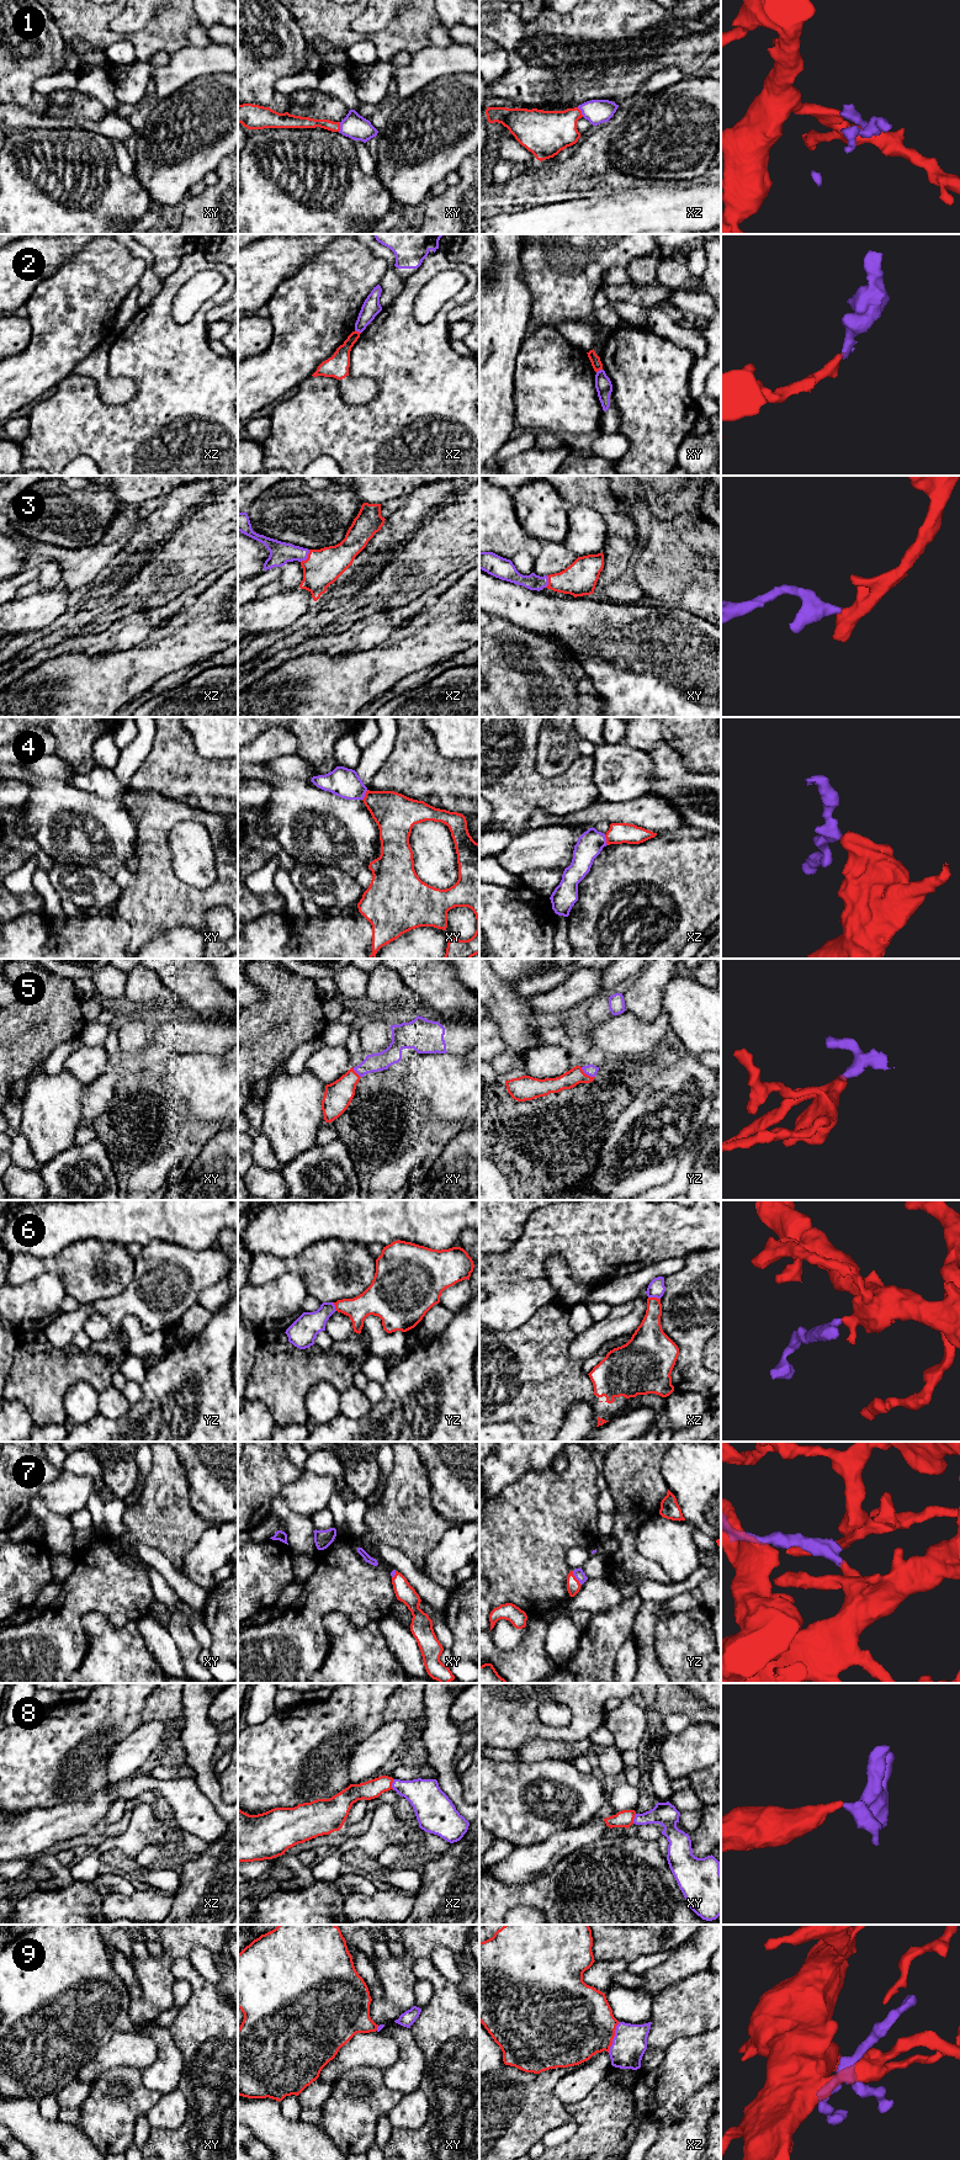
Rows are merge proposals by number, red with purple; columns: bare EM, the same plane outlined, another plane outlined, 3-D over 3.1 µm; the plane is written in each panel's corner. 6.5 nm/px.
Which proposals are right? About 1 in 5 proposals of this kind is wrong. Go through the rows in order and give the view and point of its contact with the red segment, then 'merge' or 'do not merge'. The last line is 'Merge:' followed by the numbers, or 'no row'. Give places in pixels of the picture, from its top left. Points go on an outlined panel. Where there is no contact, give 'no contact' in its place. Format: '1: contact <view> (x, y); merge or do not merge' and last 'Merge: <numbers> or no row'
1: contact xy (339, 127); merge
2: contact xz (357, 332); do not merge
3: contact xz (307, 557); merge
4: contact xz (606, 839); do not merge
5: contact yz (587, 1075); merge
6: contact xz (654, 1298); merge
7: contact yz (576, 1579); merge
8: contact xz (391, 1784); merge
9: contact xz (614, 2036); merge
Merge: 1, 3, 5, 6, 7, 8, 9

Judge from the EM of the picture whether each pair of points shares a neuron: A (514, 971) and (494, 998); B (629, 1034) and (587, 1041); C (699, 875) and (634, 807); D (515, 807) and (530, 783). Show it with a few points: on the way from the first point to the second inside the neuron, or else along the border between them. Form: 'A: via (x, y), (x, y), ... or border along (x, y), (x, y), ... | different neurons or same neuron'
A: border along (493, 971), (512, 985) | different neurons
B: border along (588, 1031), (593, 1047) | different neurons
C: border along (684, 826), (657, 833) | different neurons
D: via (515, 801), (515, 797), (524, 789) | same neuron

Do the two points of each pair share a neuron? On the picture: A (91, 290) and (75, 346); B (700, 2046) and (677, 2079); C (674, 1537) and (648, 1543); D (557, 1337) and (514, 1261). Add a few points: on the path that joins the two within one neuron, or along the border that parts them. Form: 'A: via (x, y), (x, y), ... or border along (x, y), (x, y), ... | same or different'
A: via (79, 303), (75, 307), (75, 333) | same
B: via (700, 2054), (684, 2070) | same
C: via (668, 1542), (654, 1542) | same
D: border along (553, 1299), (541, 1305), (520, 1326) | different

